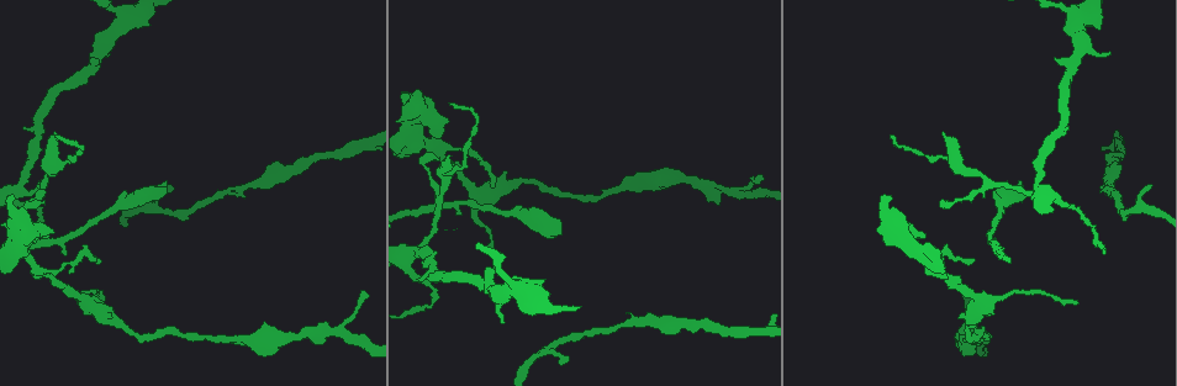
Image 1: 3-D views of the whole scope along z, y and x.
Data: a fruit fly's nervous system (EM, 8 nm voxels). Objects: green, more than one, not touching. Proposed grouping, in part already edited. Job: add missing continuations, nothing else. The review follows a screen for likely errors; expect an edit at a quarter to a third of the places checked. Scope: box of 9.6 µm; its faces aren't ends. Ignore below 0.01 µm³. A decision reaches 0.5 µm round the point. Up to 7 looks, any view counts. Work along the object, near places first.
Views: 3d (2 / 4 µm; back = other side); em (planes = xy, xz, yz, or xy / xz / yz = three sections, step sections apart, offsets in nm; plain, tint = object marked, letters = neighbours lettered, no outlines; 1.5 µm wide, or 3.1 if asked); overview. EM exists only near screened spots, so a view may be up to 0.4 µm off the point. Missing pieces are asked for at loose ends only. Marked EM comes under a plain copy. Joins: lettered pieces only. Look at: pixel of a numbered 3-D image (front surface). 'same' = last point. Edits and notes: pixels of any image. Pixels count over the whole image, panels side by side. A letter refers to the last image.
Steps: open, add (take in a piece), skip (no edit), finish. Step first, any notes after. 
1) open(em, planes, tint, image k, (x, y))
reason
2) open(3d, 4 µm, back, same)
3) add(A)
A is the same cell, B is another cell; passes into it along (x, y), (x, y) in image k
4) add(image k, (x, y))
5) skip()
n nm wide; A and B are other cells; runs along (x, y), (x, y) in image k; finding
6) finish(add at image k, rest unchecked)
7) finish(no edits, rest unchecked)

open(3d, 4 µm, image 1, (563, 363))
an open end

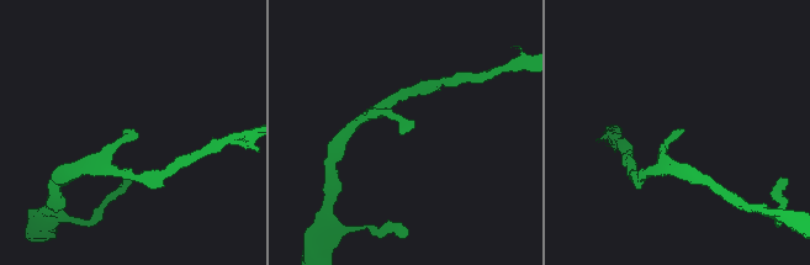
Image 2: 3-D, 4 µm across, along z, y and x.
open(em, planes, letters, image 2, (404, 133))
need the tissue

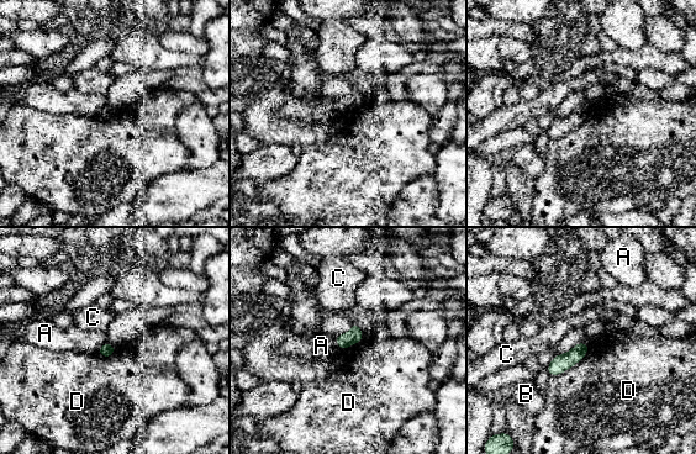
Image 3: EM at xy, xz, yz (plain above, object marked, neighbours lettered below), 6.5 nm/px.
skip()
A, B, C and D are other cells; border along (590, 344), (581, 359), (550, 378) in image 3; none of them fits

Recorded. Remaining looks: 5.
open(em, xz, step 4, letters, image 1, (1076, 302))

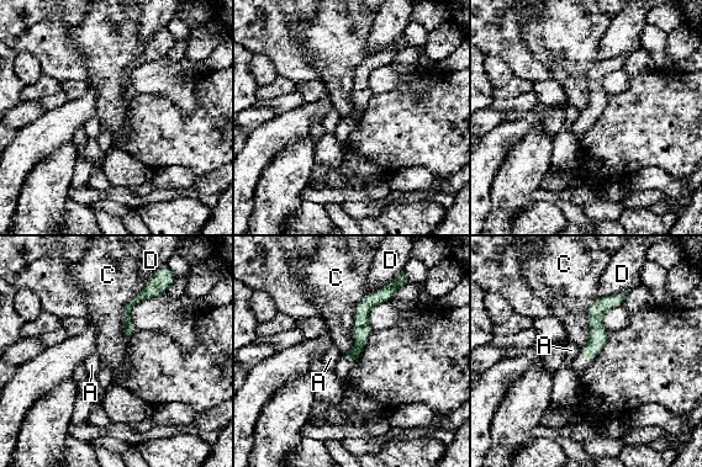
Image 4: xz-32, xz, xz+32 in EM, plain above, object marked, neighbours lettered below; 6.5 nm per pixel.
open(em, planes, letters, same)

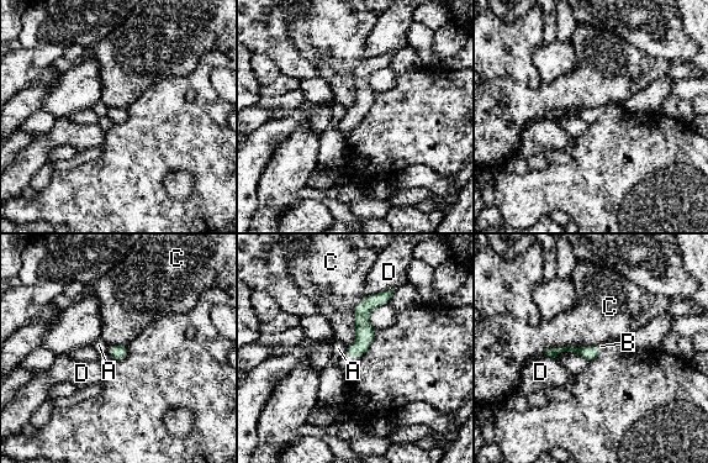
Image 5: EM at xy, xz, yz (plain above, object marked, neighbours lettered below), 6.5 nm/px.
add(B)
B is the same cell, A, C and D are other cells; the neuron continues

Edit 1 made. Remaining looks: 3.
finish(add at image 5, rest unchecked)

